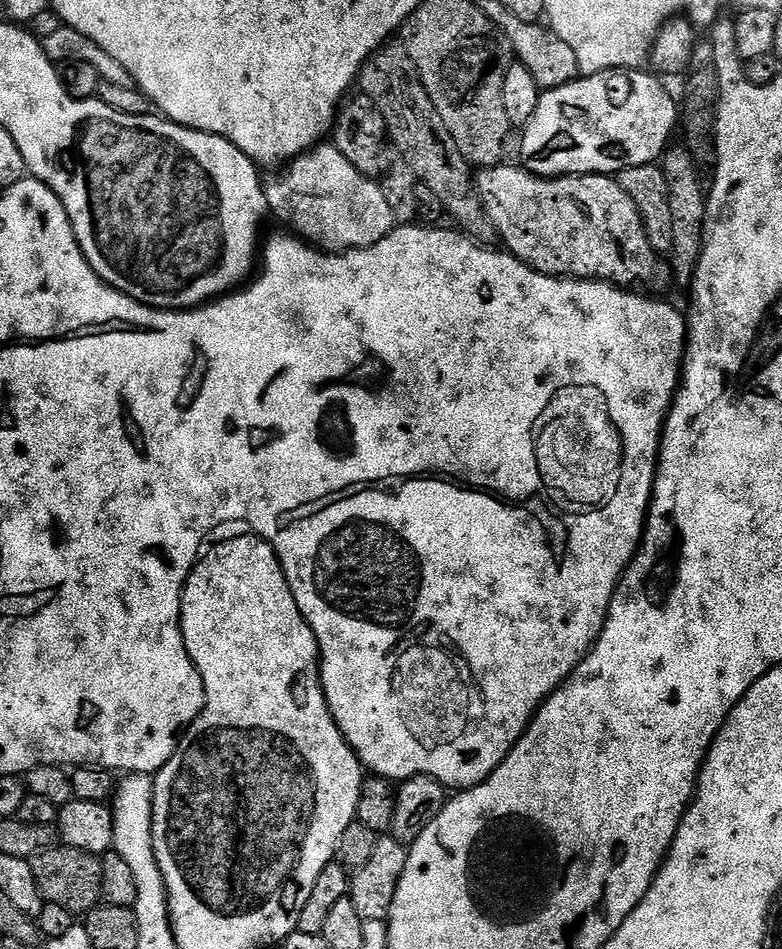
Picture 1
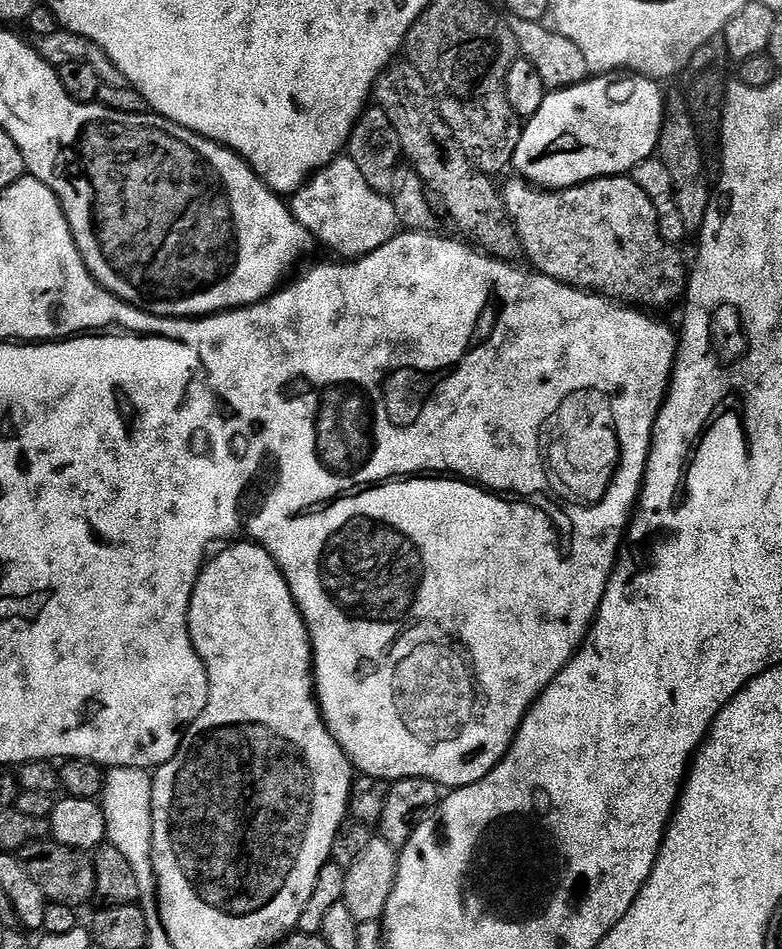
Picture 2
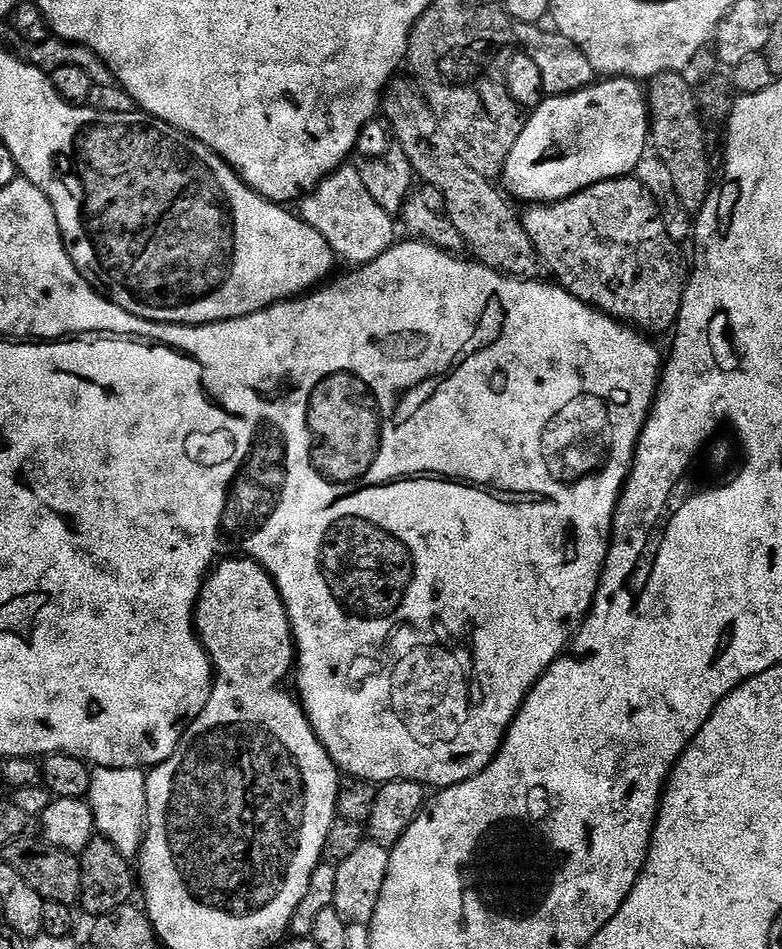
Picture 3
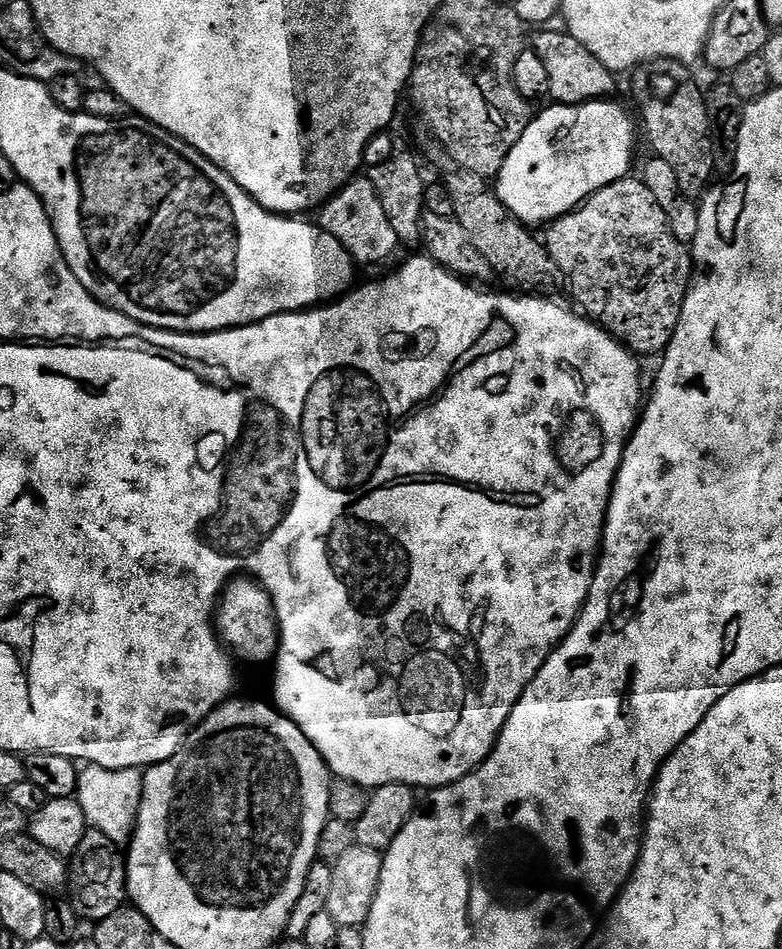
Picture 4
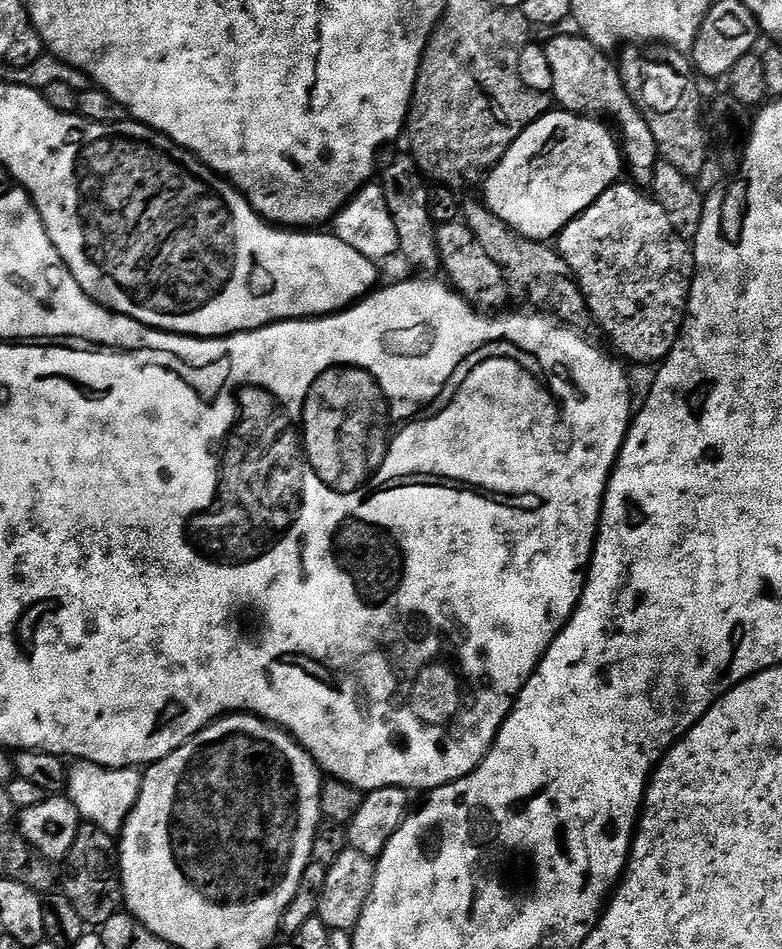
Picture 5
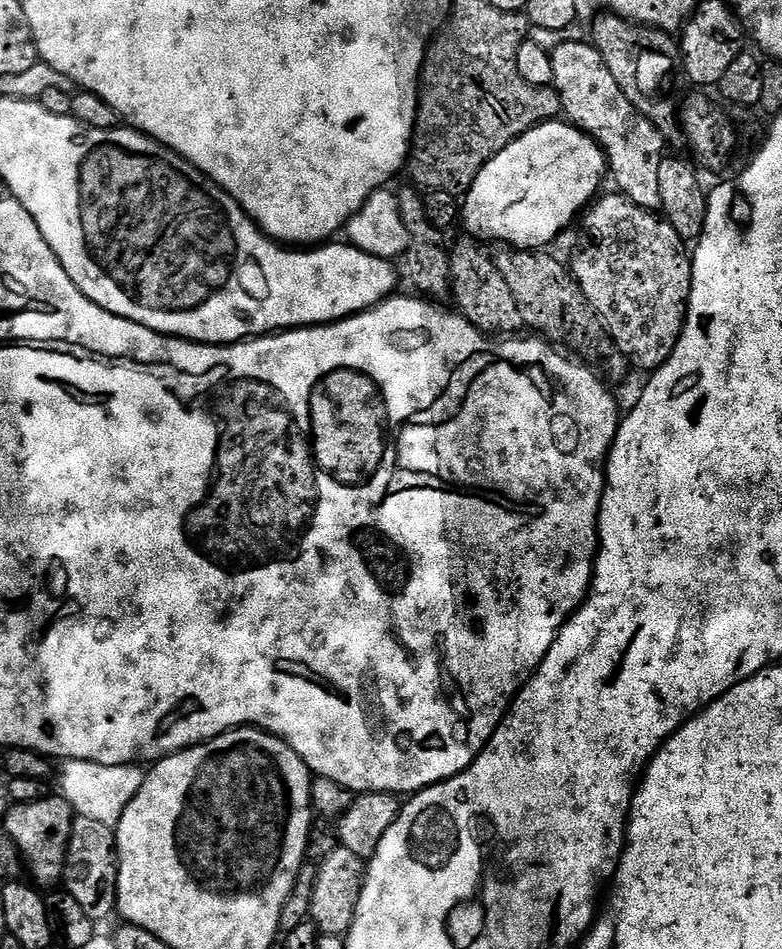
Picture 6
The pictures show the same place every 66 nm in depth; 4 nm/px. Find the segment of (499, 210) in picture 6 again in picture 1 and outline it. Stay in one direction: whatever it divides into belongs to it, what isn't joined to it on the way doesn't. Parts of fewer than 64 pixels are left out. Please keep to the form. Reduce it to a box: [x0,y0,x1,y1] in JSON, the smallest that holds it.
[519,68,678,176]

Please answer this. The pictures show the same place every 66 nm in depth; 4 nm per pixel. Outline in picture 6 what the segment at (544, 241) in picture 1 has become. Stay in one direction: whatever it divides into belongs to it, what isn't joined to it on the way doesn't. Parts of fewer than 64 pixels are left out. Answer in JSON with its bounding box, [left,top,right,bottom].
[570,194,692,370]

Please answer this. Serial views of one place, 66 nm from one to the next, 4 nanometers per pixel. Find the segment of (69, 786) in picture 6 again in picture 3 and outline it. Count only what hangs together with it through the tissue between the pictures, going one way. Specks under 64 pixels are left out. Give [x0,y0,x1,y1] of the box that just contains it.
[86,768,148,862]

